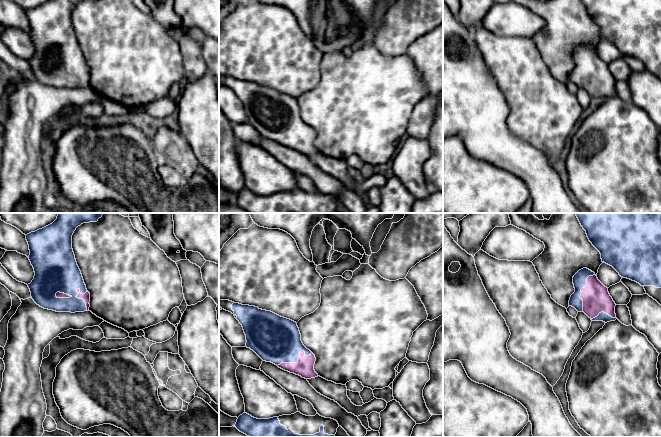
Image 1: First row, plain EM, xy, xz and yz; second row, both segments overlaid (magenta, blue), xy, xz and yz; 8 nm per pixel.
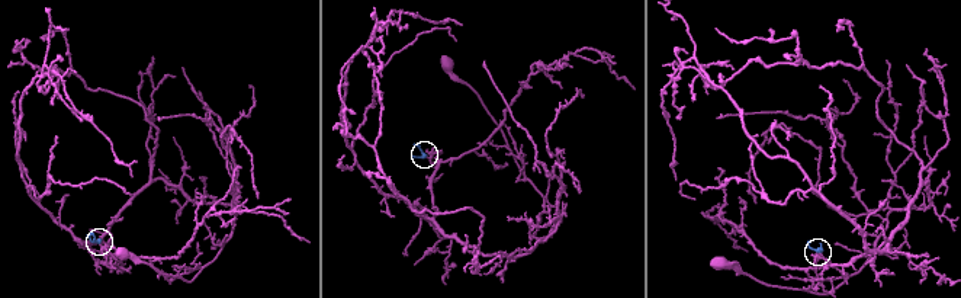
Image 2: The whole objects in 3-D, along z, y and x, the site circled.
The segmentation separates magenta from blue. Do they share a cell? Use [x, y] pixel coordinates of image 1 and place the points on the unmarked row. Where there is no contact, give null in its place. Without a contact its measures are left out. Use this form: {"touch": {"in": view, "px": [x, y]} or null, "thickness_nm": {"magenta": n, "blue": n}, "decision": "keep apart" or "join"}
{"touch": {"in": "xz", "px": [298, 137]}, "thickness_nm": {"magenta": 150, "blue": 380}, "decision": "join"}

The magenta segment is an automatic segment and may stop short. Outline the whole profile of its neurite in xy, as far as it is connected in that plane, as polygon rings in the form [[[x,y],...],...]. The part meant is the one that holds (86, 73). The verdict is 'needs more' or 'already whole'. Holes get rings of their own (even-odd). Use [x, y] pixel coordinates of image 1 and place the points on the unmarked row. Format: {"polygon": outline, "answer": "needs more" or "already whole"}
{"polygon": [[[50,0],[26,11],[29,36],[35,52],[28,63],[34,78],[56,88],[89,87],[90,69],[86,65],[81,47],[72,25],[72,11],[81,0]]], "answer": "needs more"}

